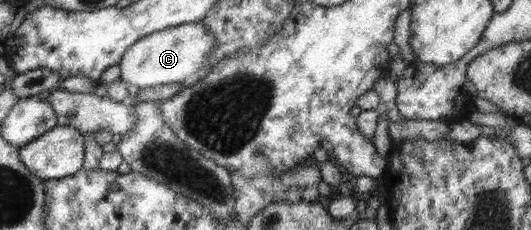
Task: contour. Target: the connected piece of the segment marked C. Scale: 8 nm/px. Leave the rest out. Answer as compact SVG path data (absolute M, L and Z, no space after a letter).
M202 21L177 25L173 28L155 31L126 50L120 65L120 81L135 85L140 91L162 85L189 83L198 79L201 69L211 59L214 38Z

